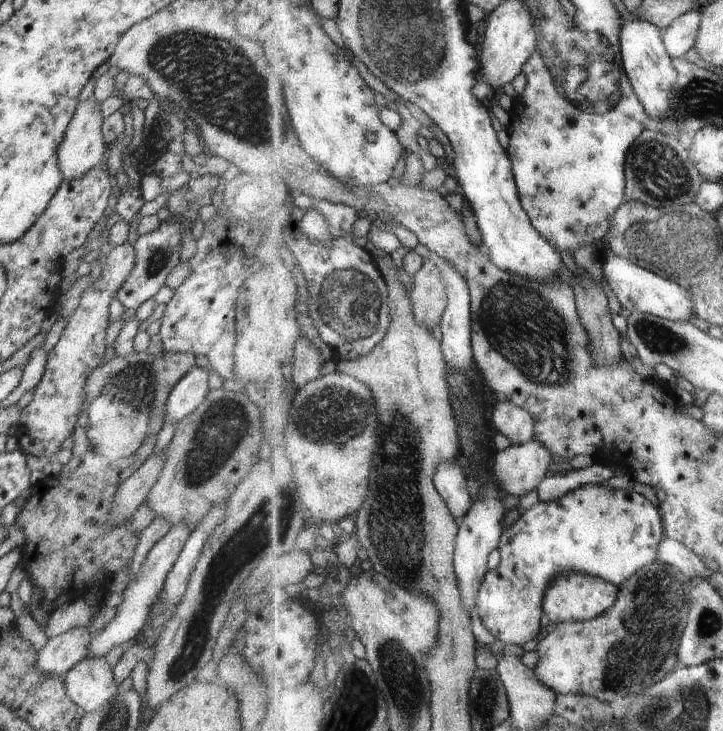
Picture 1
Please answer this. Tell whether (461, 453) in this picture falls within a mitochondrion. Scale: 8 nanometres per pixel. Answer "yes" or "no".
no

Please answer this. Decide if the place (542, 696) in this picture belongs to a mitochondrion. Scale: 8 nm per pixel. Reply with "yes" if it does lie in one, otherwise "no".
no

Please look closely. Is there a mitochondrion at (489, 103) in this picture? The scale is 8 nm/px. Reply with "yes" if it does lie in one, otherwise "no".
no

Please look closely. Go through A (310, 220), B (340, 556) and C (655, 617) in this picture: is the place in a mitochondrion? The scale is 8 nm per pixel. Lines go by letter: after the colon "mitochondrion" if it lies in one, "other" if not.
A: other
B: other
C: mitochondrion

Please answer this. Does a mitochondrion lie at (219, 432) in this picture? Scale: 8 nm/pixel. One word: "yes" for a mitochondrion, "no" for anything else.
yes

